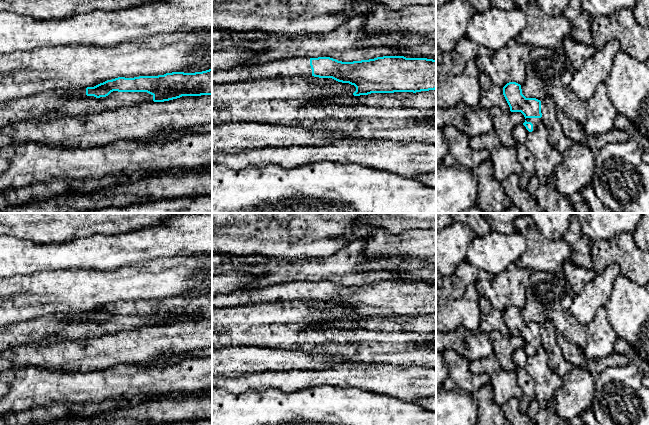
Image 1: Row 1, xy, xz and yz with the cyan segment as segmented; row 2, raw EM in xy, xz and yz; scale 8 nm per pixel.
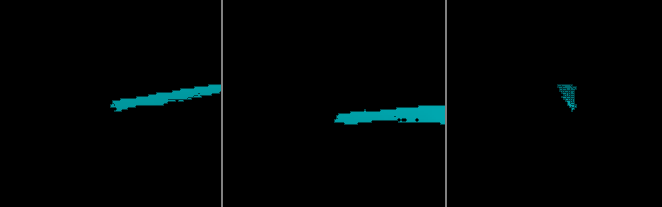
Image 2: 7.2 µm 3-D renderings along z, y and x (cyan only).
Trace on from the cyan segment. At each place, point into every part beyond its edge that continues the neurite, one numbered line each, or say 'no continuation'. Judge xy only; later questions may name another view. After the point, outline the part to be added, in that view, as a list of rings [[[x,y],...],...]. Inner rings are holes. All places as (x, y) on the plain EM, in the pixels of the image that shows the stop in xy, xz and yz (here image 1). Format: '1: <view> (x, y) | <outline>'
1: xy (75, 317) | [[[86,312],[81,314],[73,314],[71,316],[67,316],[70,321],[85,321],[86,320]]]

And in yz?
1: yz (535, 345) | [[[526,342],[527,346],[531,346],[533,348],[533,354],[538,350],[538,348],[541,346],[541,342]]]

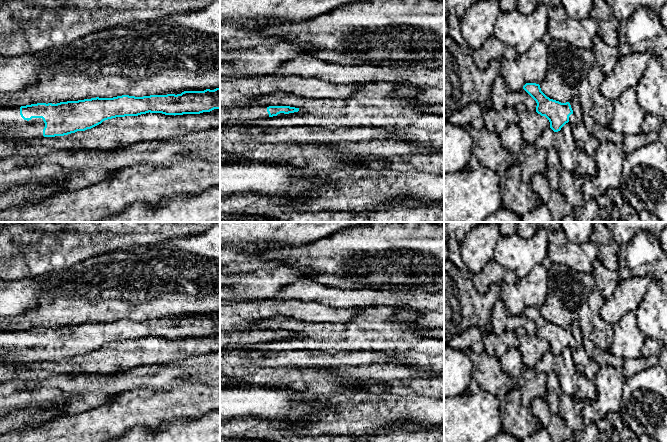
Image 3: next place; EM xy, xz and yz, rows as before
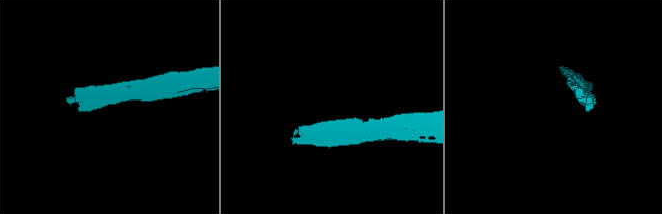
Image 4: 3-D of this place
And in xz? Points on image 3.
1: xz (233, 338) | [[[229,330],[220,331],[220,350],[244,347],[251,344],[269,341],[267,331]]]

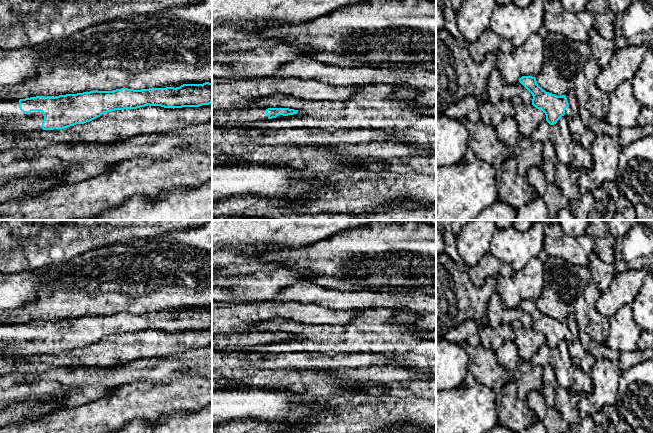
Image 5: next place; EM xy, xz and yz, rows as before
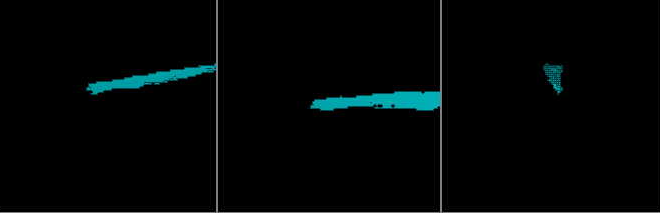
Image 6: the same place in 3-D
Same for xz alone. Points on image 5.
1: xz (232, 340) | [[[228,332],[212,333],[212,352],[243,349],[268,343],[266,333]]]

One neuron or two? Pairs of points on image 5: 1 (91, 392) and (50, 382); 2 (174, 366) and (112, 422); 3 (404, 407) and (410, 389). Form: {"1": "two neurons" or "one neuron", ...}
{"1": "one neuron", "2": "two neurons", "3": "two neurons"}

